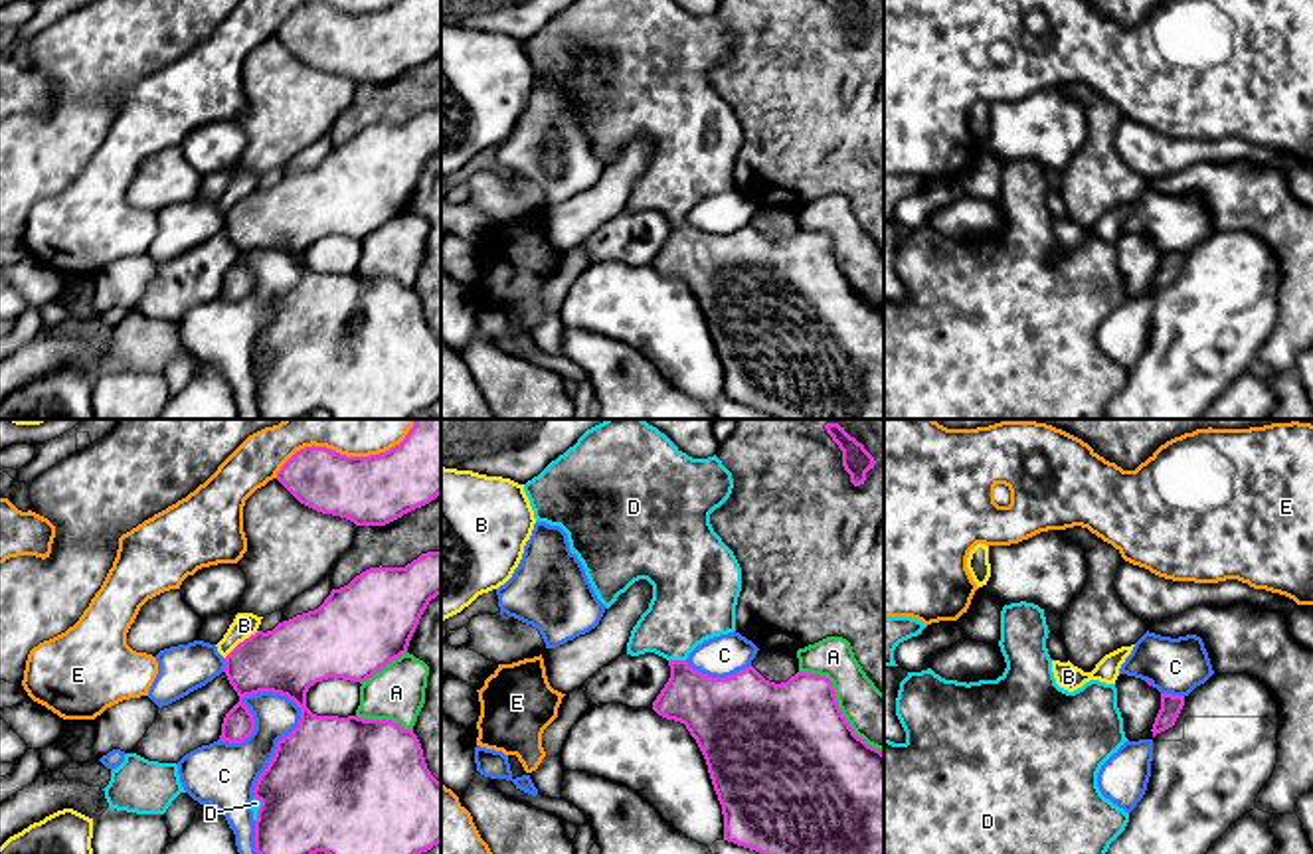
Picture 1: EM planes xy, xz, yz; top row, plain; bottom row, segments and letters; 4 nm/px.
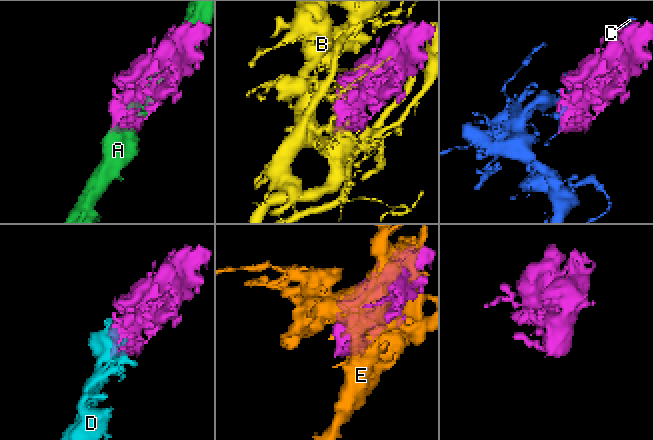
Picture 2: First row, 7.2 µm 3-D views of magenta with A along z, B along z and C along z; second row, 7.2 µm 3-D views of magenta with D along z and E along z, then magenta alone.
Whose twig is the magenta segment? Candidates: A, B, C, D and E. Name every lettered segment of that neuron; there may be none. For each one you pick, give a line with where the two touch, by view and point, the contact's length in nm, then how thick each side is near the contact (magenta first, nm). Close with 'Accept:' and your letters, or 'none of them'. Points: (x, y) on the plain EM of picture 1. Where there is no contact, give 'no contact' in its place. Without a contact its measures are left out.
D: xz (677, 218) | 70 nm | 260/320 nm
Accept: D

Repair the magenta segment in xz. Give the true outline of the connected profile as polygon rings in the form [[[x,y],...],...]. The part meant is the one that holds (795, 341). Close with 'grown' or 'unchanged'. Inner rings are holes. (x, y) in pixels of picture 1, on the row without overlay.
[[[575,0],[556,18],[552,18],[538,34],[524,42],[524,49],[530,57],[536,79],[560,83],[568,91],[571,111],[575,111],[581,119],[597,156],[607,166],[635,138],[647,136],[653,142],[653,156],[649,166],[641,172],[631,188],[627,212],[639,214],[645,210],[655,210],[668,217],[670,235],[653,259],[653,267],[666,277],[684,281],[690,293],[696,297],[722,362],[724,397],[755,407],[773,419],[884,419],[884,310],[854,291],[838,265],[832,239],[821,231],[797,229],[787,239],[775,241],[765,237],[753,223],[747,223],[726,235],[712,235],[694,227],[686,219],[688,212],[704,198],[736,188],[736,162],[742,148],[742,125],[734,109],[722,99],[710,81],[710,71],[730,55],[732,45],[732,30],[716,12],[708,16],[692,16],[674,0]]] | grown

